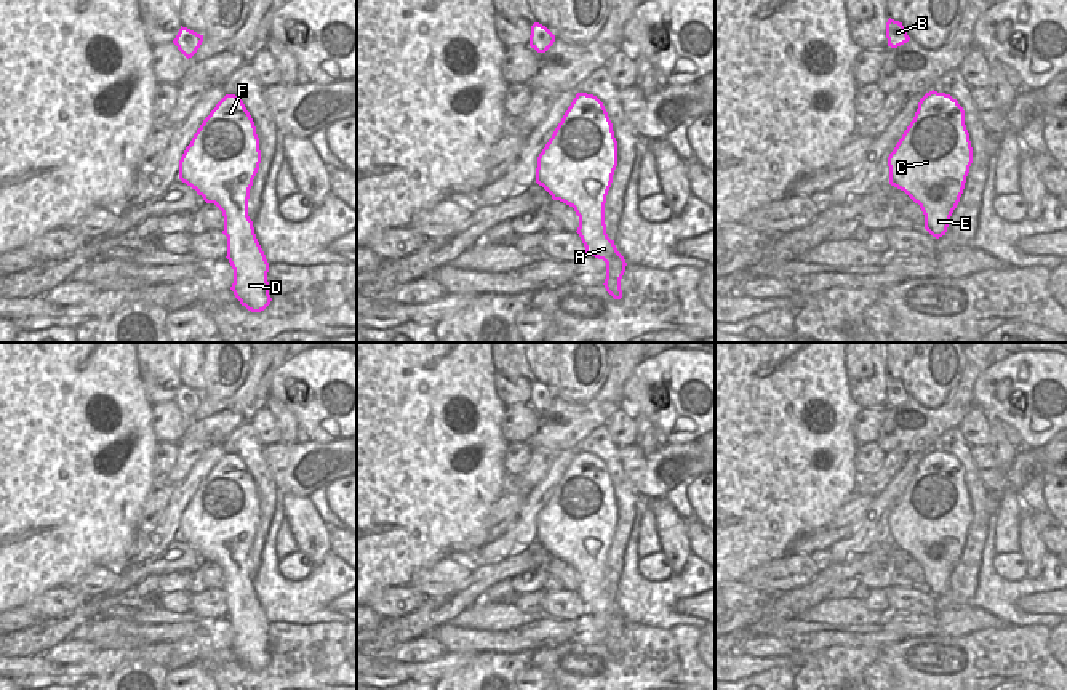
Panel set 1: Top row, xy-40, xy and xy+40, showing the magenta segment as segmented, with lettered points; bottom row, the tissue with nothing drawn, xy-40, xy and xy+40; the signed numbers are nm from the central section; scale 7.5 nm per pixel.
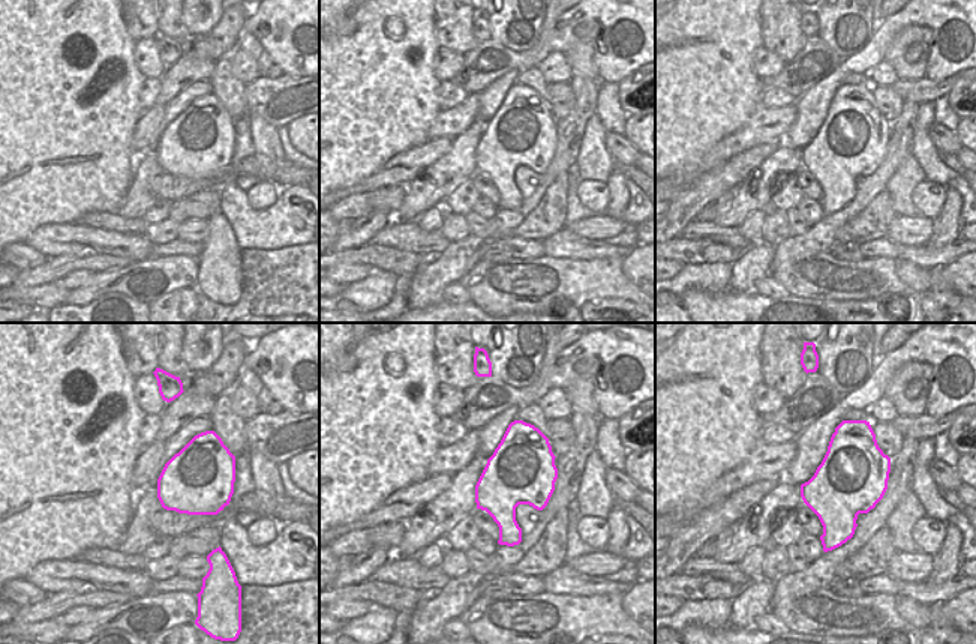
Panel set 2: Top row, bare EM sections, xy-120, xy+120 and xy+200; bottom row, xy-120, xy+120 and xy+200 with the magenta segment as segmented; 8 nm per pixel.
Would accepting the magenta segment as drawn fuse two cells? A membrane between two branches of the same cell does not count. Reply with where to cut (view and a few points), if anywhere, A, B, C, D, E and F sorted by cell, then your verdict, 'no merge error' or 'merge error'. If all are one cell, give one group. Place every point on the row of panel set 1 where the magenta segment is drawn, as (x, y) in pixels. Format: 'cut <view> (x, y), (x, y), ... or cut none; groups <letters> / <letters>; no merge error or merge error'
cut none; groups A B C D E F; no merge error

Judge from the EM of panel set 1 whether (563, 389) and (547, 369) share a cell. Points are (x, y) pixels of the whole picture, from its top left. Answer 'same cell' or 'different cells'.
different cells

